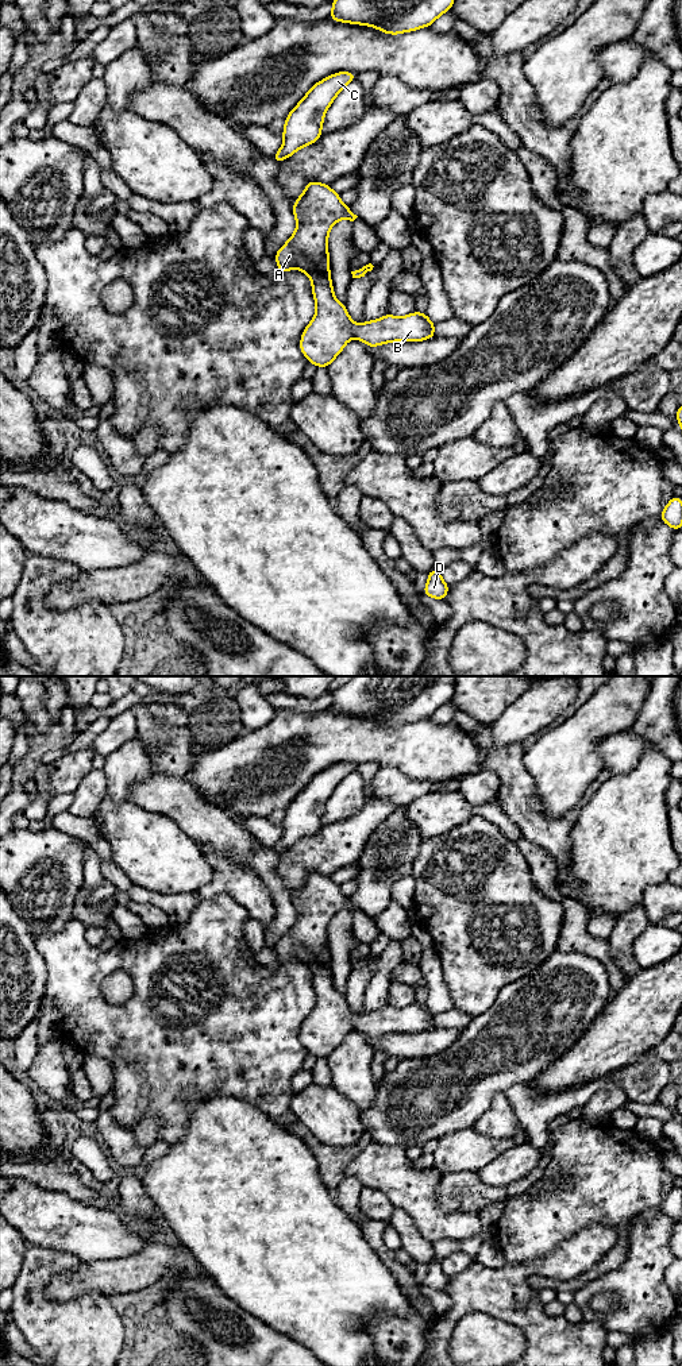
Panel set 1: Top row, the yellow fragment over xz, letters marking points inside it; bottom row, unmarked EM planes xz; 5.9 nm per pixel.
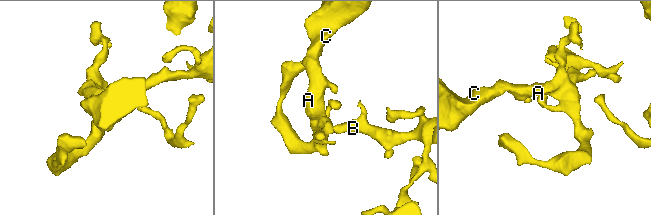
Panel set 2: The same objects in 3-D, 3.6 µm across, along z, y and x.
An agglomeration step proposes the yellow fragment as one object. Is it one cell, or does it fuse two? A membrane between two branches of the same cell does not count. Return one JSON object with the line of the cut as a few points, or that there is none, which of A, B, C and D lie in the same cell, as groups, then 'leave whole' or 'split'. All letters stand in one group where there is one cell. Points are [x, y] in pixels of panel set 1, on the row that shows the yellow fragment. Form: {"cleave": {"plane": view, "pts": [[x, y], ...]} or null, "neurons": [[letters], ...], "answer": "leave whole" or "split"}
{"cleave": null, "neurons": [["A", "B", "C", "D"]], "answer": "leave whole"}

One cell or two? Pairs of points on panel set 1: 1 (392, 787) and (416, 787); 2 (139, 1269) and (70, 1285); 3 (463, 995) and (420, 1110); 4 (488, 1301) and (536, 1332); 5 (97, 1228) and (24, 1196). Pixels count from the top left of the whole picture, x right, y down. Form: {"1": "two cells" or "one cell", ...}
{"1": "one cell", "2": "one cell", "3": "two cells", "4": "one cell", "5": "one cell"}

